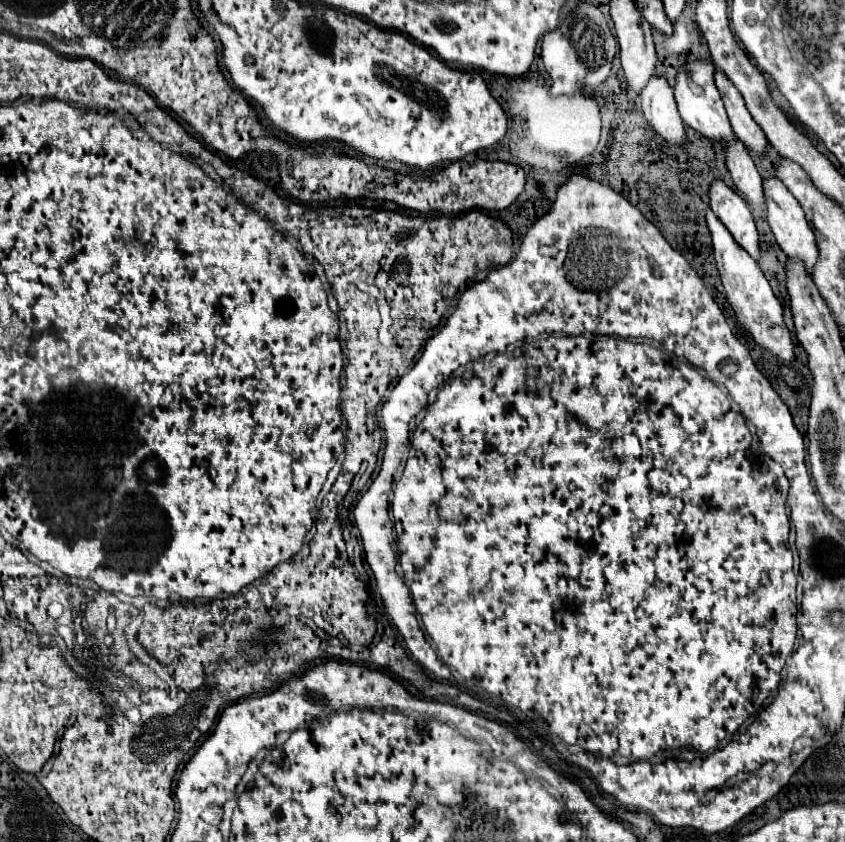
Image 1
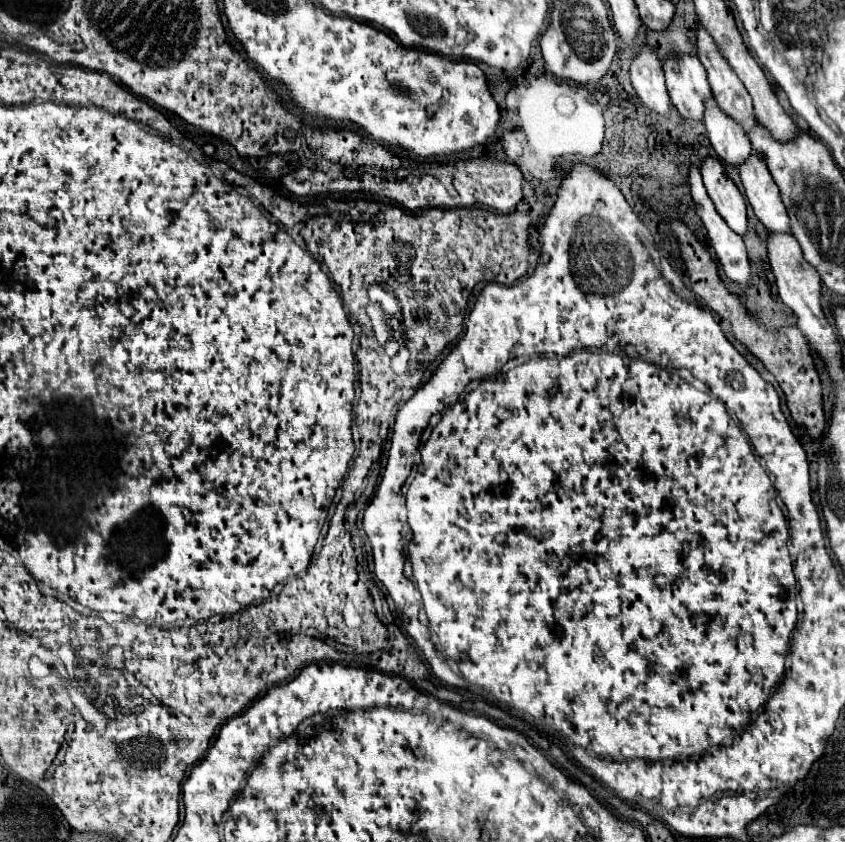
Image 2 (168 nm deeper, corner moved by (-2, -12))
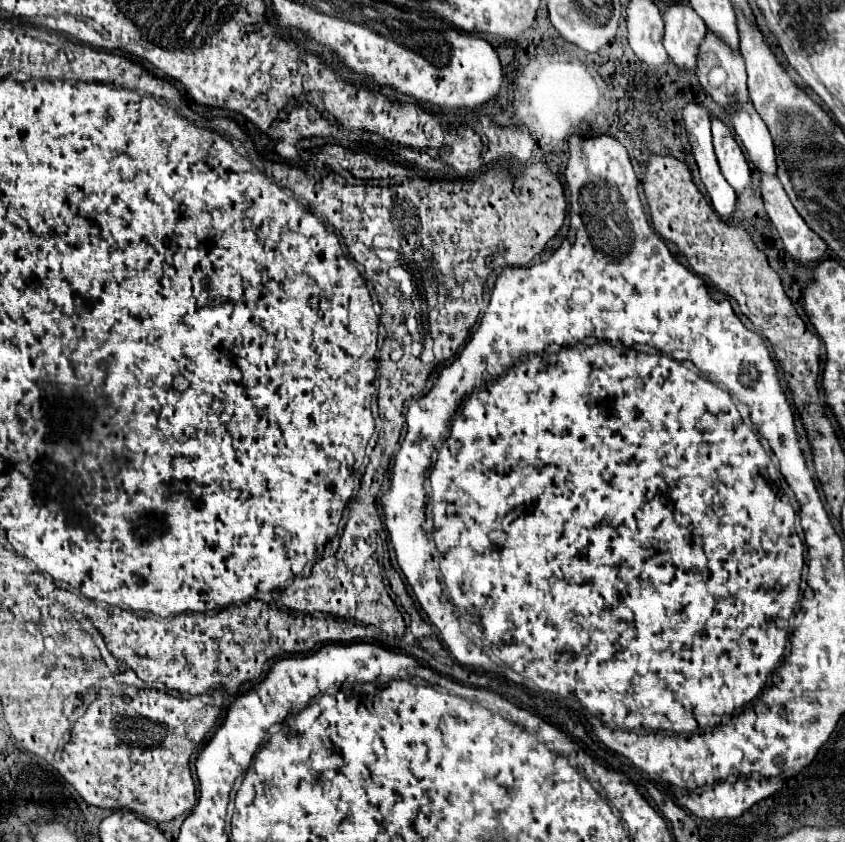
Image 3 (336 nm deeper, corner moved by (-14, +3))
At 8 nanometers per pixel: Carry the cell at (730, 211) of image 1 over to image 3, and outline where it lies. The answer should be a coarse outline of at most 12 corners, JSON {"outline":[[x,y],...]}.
{"outline":[[712,116],[714,150],[736,192],[750,184],[748,162],[730,128]]}

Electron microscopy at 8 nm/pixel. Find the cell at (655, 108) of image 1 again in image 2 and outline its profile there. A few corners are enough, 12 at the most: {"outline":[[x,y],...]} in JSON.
{"outline":[[642,47],[630,79],[644,107],[670,115],[662,63]]}

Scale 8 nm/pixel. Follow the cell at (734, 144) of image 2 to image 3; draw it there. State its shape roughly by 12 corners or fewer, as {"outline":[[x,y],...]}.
{"outline":[[712,30],[698,48],[698,80],[722,106],[748,100],[738,50]]}

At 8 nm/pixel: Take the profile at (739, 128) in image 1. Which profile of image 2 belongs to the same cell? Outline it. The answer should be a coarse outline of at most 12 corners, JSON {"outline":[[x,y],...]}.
{"outline":[[700,27],[698,59],[718,107],[748,133],[752,99]]}

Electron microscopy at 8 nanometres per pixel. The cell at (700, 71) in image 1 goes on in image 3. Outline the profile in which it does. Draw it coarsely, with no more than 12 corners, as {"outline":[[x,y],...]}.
{"outline":[[686,4],[664,14],[664,48],[696,70],[704,20]]}

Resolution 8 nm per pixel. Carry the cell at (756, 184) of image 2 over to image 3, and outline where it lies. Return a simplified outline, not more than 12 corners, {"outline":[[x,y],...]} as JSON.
{"outline":[[752,102],[726,108],[752,164],[776,174],[770,132]]}

